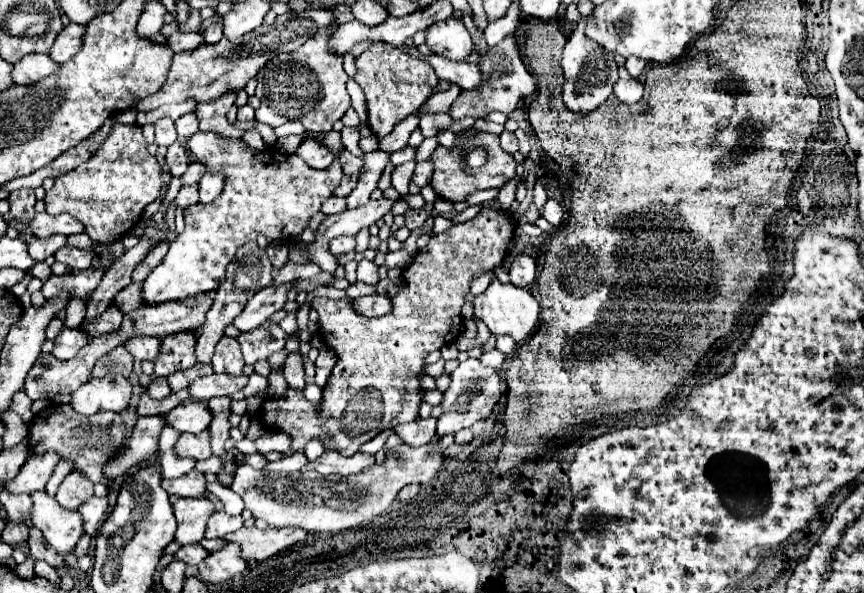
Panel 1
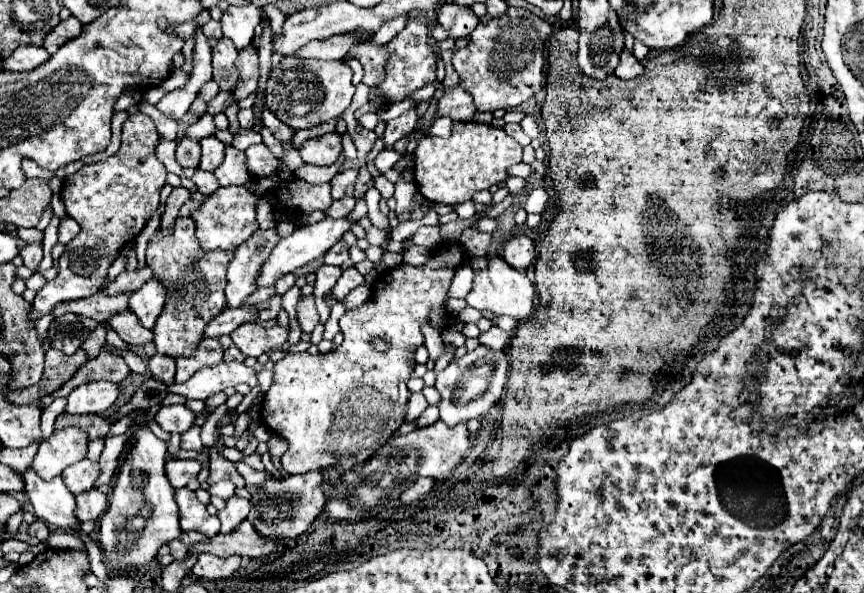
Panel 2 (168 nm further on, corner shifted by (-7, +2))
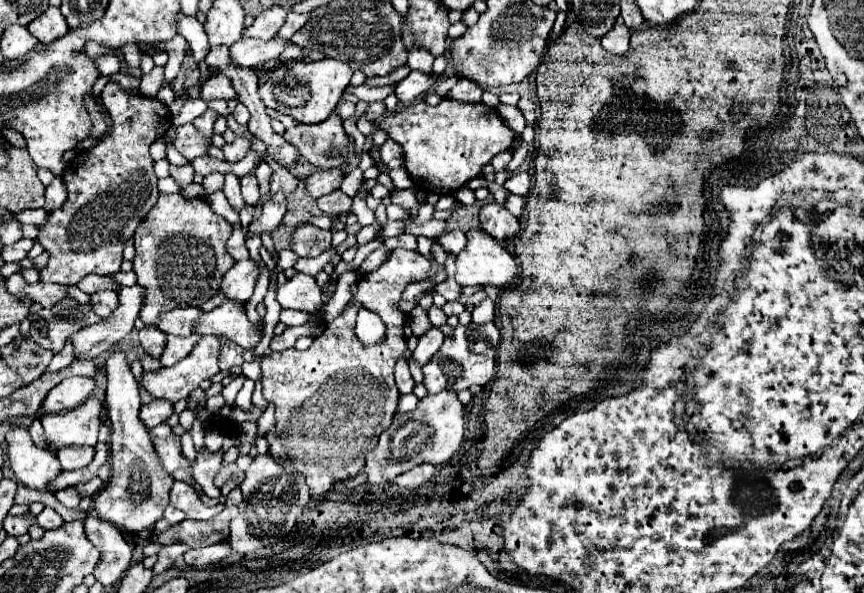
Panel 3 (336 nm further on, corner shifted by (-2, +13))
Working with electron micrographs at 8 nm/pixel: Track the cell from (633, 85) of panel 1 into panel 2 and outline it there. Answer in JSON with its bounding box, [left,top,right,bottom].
[614,50,644,80]

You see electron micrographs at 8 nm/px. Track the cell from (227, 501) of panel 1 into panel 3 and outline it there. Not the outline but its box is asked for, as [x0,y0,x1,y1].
[193,448,224,497]

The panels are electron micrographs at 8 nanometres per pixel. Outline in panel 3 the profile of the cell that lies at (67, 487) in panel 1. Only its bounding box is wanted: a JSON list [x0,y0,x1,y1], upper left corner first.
[57,447,93,469]

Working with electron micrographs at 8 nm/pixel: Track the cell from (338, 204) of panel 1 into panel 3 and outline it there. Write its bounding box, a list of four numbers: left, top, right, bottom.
[317,189,351,217]

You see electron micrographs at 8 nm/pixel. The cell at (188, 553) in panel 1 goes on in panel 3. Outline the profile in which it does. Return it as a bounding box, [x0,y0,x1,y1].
[155,507,185,531]

